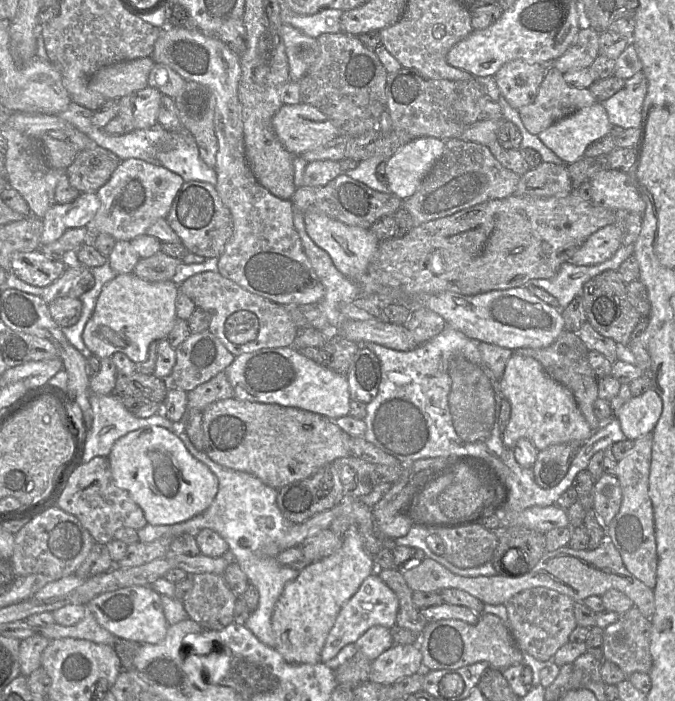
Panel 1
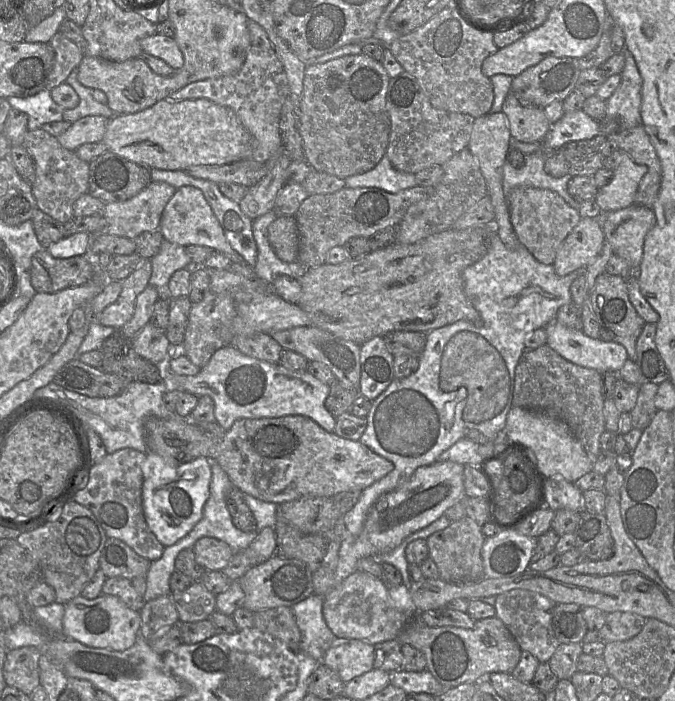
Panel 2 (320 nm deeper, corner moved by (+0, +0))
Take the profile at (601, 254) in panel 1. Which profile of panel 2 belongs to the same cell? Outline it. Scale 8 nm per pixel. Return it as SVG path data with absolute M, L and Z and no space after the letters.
M581 218L559 247L553 268L558 276L585 270L600 253L605 235L596 219Z

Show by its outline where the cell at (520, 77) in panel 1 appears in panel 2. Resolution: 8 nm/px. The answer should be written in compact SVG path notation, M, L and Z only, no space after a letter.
M510 91L503 102L502 112L507 117L509 131L514 140L524 143L544 140L550 123L543 108L522 105Z

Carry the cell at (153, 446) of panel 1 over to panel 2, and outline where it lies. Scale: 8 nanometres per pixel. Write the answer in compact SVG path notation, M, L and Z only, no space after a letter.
M148 451L142 464L142 500L146 522L157 539L171 546L185 537L201 519L210 496L212 471L207 457L171 465L160 455Z

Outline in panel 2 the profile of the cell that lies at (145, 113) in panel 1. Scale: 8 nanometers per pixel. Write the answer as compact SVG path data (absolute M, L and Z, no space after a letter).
M86 116L72 123L57 140L63 148L70 151L75 151L83 144L101 142L108 122L109 119L103 116Z

